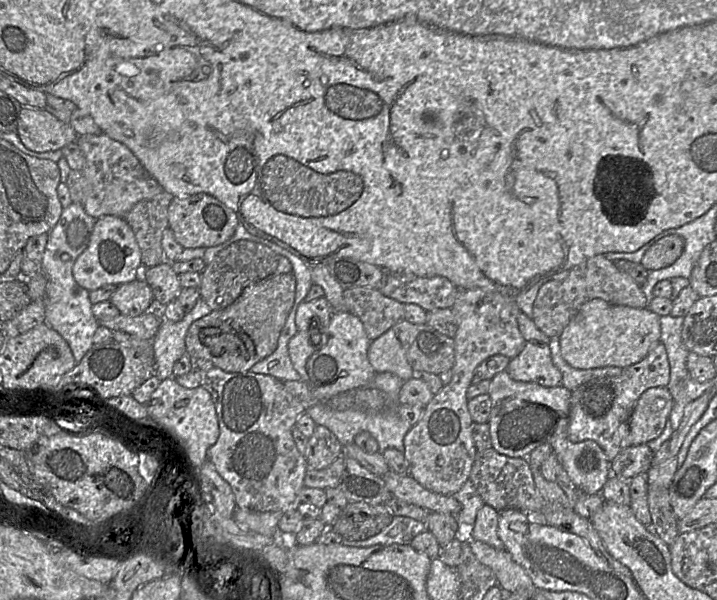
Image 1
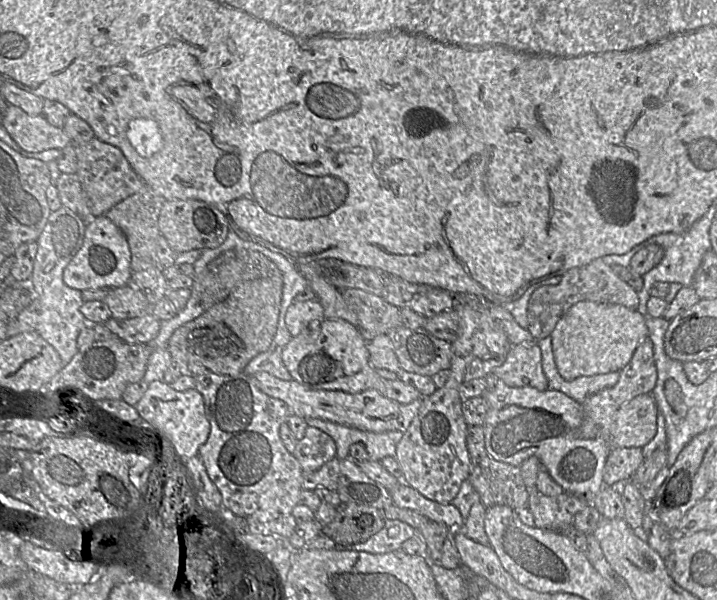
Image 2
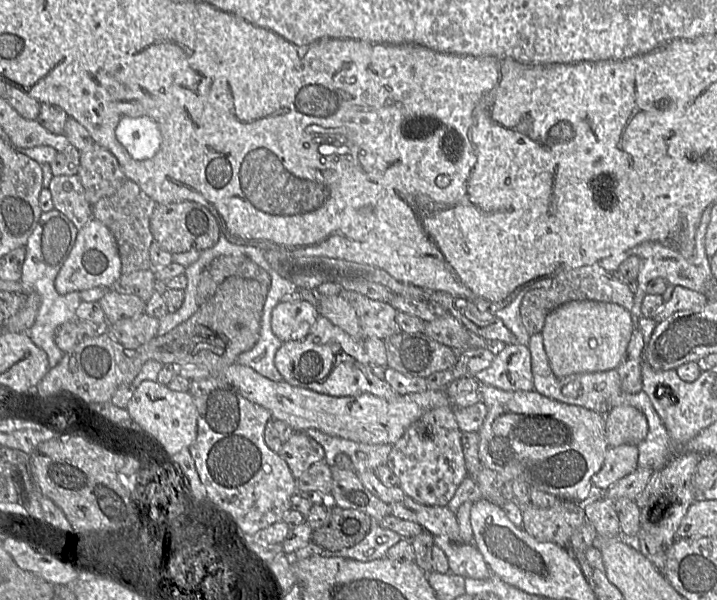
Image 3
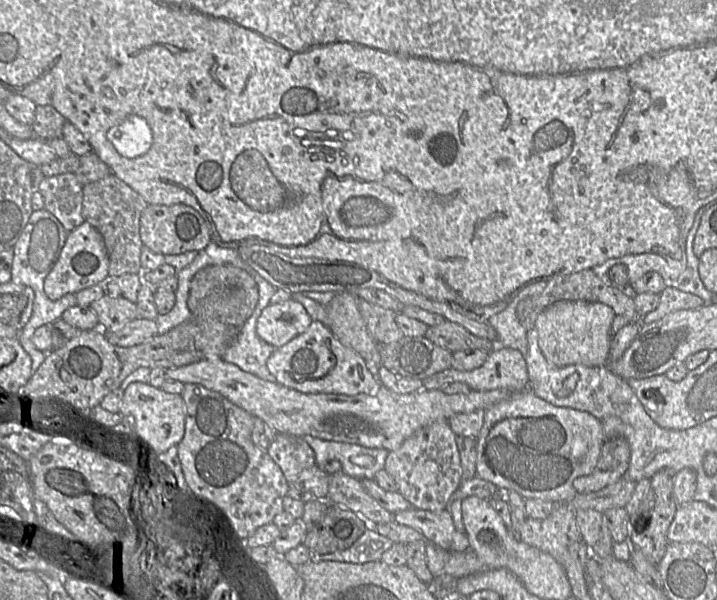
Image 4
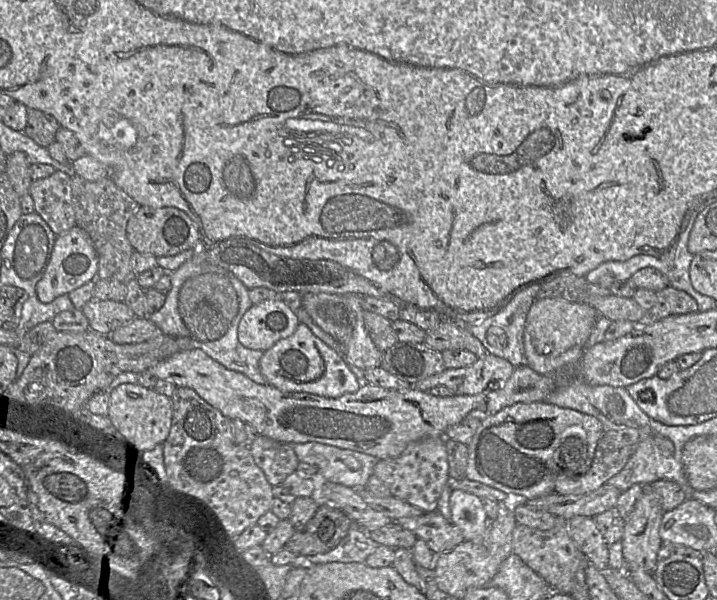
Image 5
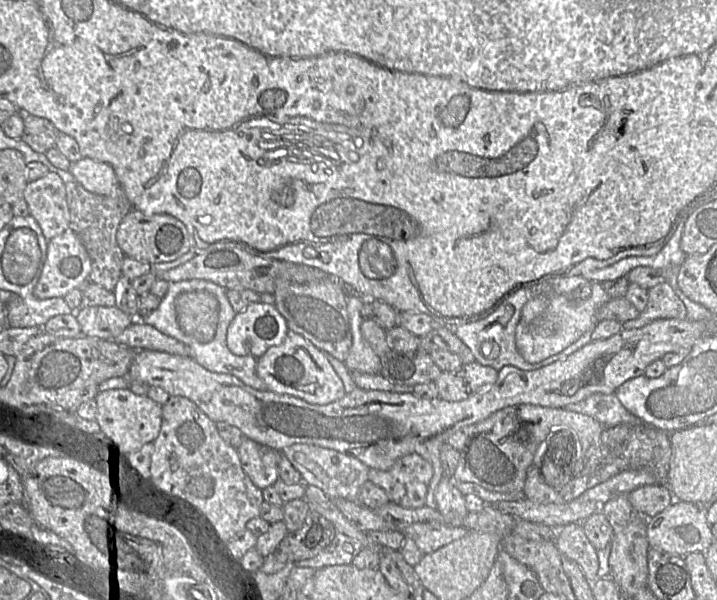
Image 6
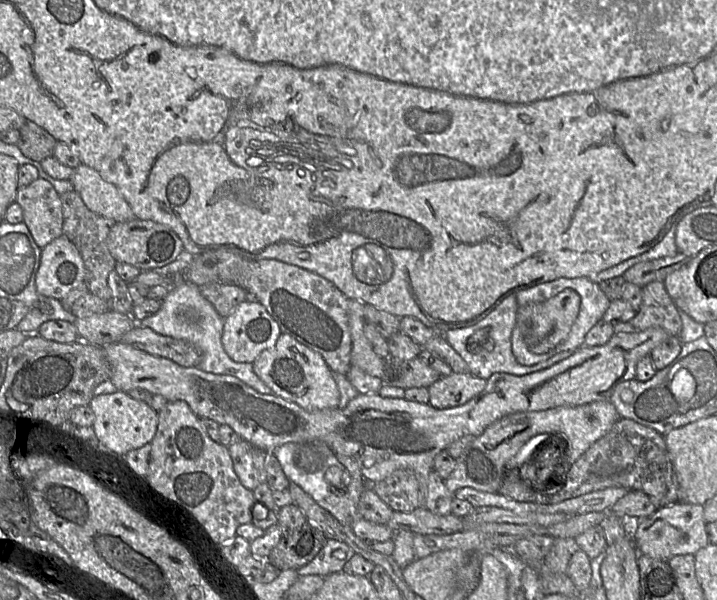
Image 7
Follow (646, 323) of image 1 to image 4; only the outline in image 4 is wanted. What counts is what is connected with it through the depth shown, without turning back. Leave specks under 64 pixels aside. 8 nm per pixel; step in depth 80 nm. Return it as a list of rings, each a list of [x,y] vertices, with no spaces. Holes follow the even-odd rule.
[[[562,300],[553,303],[537,317],[534,330],[538,334],[539,348],[549,364],[556,367],[582,364],[603,367],[609,362],[611,325],[616,317],[613,309],[603,303]]]

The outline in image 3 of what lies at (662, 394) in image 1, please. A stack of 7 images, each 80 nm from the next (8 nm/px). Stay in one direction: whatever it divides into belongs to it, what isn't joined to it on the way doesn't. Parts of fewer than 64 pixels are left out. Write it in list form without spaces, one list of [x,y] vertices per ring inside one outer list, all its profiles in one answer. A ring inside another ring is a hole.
[[[616,406],[605,415],[605,436],[609,447],[638,445],[648,433],[645,415],[633,406]]]

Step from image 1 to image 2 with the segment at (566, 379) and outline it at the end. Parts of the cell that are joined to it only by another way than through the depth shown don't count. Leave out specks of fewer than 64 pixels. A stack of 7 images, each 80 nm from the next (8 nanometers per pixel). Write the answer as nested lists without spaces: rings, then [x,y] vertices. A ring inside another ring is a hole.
[[[551,337],[540,339],[537,344],[541,349],[542,369],[548,381],[548,389],[563,392],[580,404],[589,396],[614,386],[619,379],[619,372],[609,372],[593,376],[581,376],[567,381],[557,370]]]

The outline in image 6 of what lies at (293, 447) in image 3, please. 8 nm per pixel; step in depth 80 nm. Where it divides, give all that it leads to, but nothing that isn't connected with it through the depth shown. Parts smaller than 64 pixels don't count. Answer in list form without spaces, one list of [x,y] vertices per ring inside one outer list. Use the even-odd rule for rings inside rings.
[[[246,437],[236,450],[243,471],[256,487],[263,490],[279,479],[280,451]]]

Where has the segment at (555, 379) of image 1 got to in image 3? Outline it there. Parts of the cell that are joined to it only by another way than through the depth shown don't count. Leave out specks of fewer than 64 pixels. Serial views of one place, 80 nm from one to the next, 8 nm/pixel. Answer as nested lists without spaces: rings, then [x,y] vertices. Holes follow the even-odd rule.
[[[505,345],[494,357],[491,365],[476,374],[481,385],[503,391],[534,390],[531,353],[527,345]]]

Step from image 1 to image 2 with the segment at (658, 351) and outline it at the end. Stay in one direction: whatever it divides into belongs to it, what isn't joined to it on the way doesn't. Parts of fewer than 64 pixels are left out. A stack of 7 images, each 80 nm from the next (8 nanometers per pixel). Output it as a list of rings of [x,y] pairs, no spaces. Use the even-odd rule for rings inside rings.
[[[645,339],[638,345],[630,362],[619,371],[617,383],[609,388],[605,388],[591,396],[583,403],[583,420],[576,431],[576,436],[581,439],[601,439],[610,448],[613,447],[611,438],[613,436],[614,417],[617,410],[624,403],[636,396],[651,393],[657,382],[657,369],[654,361],[653,345],[649,339]]]

